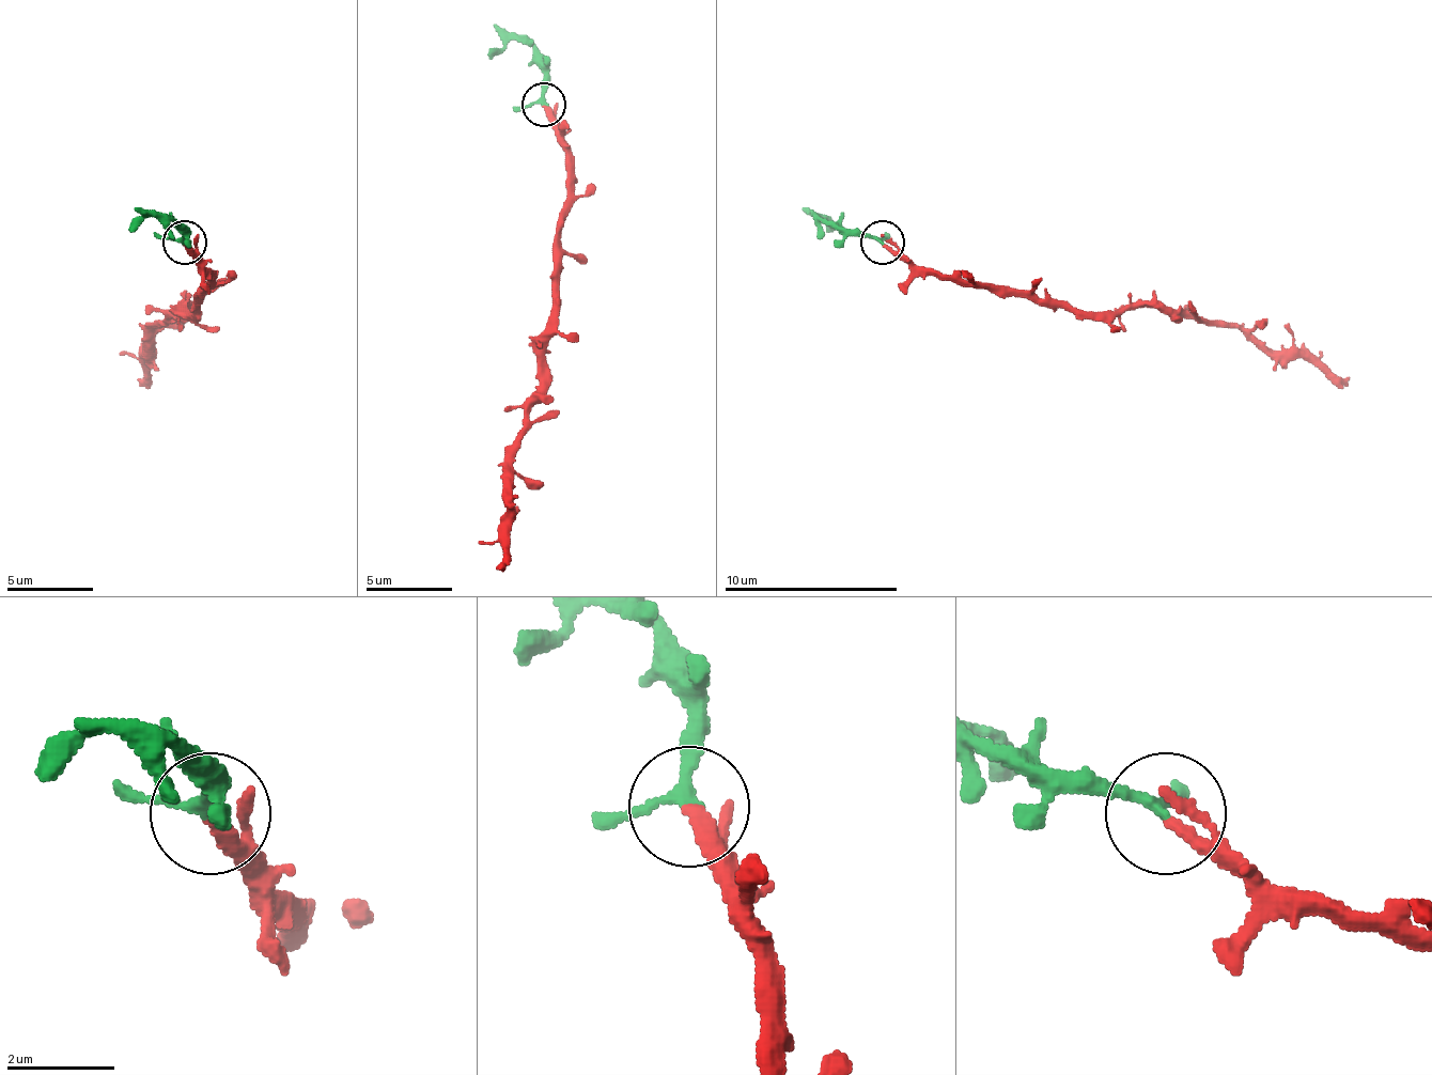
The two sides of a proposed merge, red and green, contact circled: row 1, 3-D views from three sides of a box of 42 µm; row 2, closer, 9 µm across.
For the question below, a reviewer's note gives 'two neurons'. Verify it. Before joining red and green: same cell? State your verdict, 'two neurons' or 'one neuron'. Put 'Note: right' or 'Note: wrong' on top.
Note: wrong
one neuron

